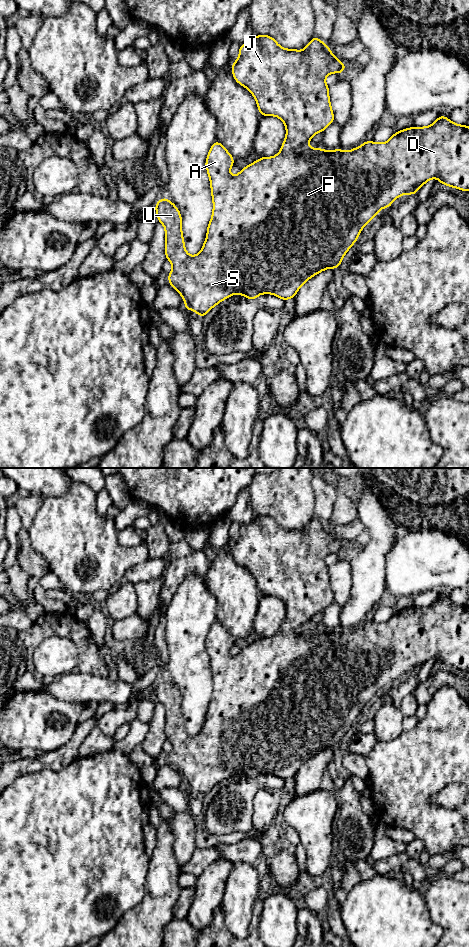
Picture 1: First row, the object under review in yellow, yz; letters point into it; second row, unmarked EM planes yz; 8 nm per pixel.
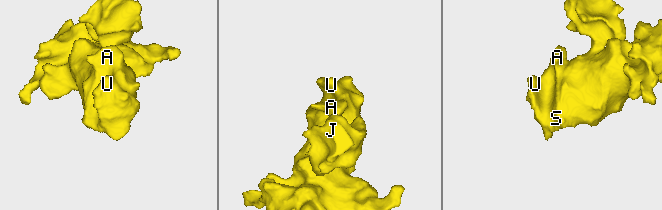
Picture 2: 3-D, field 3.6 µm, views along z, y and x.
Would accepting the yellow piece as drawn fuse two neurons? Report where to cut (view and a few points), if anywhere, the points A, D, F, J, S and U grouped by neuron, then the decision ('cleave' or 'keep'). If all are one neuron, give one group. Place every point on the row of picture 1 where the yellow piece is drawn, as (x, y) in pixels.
no cut; A D F J S U; keep

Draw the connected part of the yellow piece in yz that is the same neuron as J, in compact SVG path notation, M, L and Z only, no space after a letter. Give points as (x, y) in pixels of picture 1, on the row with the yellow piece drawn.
M255 35L248 43L241 44L238 59L231 64L232 75L235 81L244 86L256 99L257 108L262 116L276 116L283 121L286 128L286 137L282 143L281 150L273 157L261 157L250 165L241 169L240 173L232 176L229 171L234 165L233 156L218 141L215 141L209 150L205 167L210 180L213 211L211 220L207 227L205 242L199 254L191 256L185 249L182 233L182 217L179 209L169 199L163 197L156 205L158 222L165 228L165 256L172 264L172 270L168 274L169 284L182 296L186 310L193 310L197 316L204 317L215 305L234 294L255 300L261 294L272 294L282 300L294 298L300 287L311 277L331 268L336 269L342 263L342 259L351 246L357 242L363 227L370 222L382 208L389 208L392 202L403 194L413 195L429 180L437 178L439 183L448 187L454 187L461 191L469 191L469 127L452 122L446 116L438 116L437 120L430 126L411 127L395 132L392 137L383 143L365 141L359 147L349 151L335 149L327 151L322 148L310 148L310 139L317 133L323 132L334 122L334 114L329 98L329 86L325 83L326 77L331 73L342 74L348 66L337 59L327 44L313 36L307 46L301 50L285 49L281 47L274 38L269 35Z

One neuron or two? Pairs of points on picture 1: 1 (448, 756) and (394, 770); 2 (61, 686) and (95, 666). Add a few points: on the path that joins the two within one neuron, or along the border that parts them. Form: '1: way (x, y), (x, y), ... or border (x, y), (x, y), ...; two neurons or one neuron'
1: way (435, 756), (430, 756), (407, 770); one neuron
2: border (76, 669), (82, 673), (107, 677); two neurons

